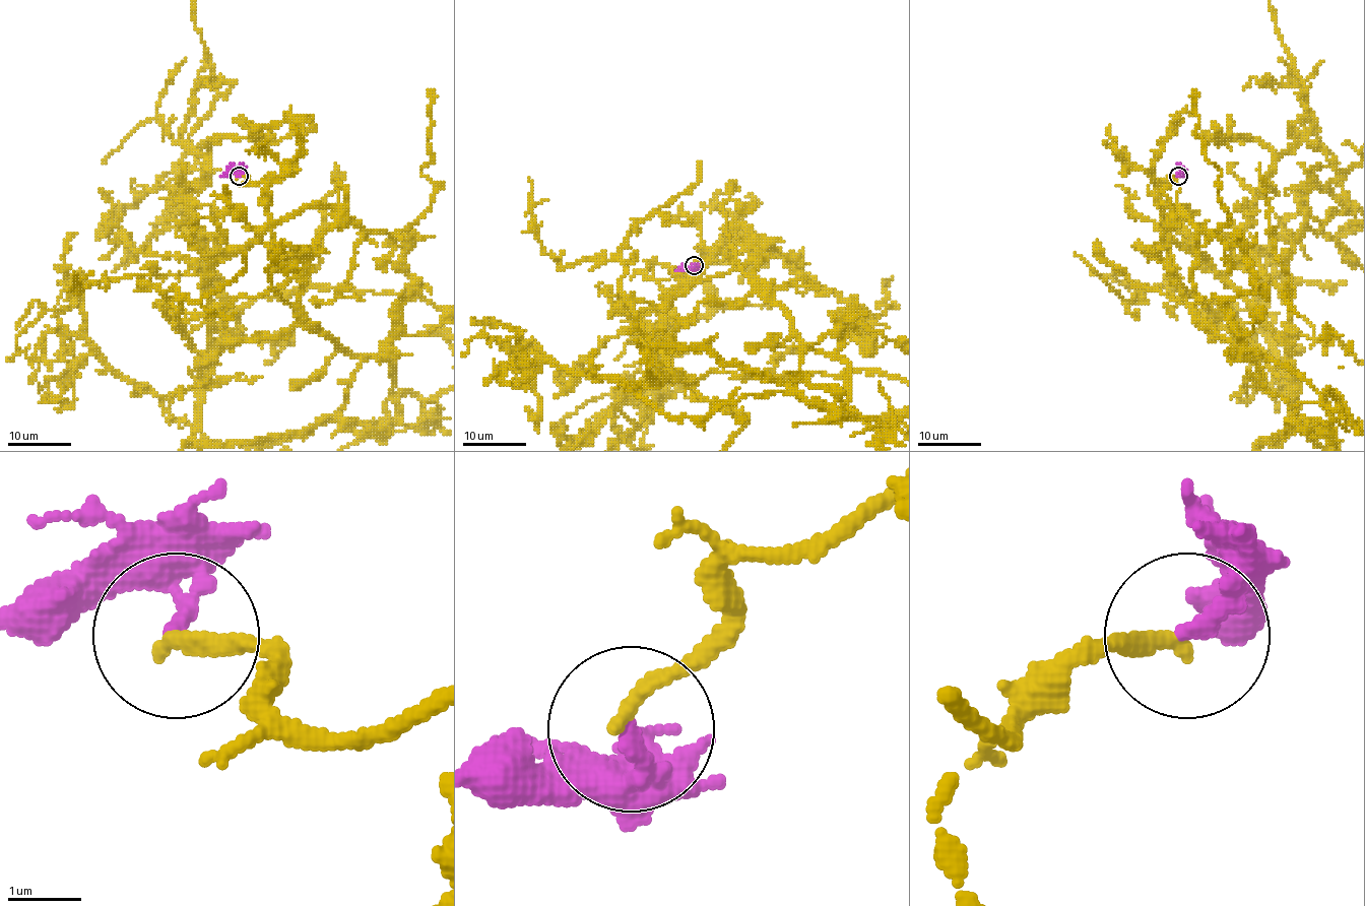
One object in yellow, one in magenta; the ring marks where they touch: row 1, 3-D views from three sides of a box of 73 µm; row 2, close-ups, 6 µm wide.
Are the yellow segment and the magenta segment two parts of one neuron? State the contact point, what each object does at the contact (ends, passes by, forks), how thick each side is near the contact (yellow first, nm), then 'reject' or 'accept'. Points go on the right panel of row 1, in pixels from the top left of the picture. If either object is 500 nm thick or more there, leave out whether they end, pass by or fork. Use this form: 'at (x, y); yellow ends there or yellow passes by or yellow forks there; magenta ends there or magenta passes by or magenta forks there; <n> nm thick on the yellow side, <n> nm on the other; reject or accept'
at (1178, 176); yellow ends there; magenta ends there; 240 nm thick on the yellow side, 260 nm on the other; accept

